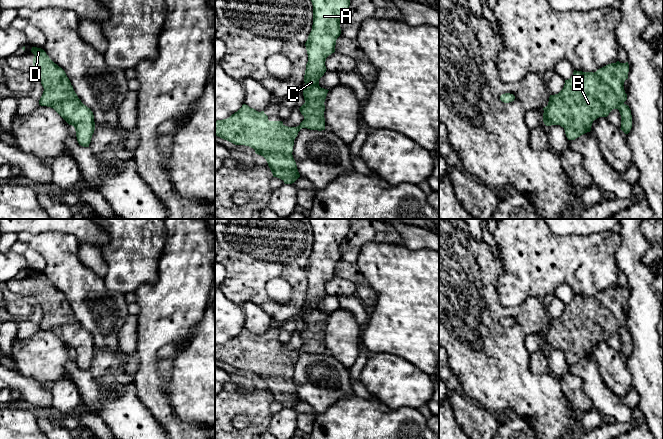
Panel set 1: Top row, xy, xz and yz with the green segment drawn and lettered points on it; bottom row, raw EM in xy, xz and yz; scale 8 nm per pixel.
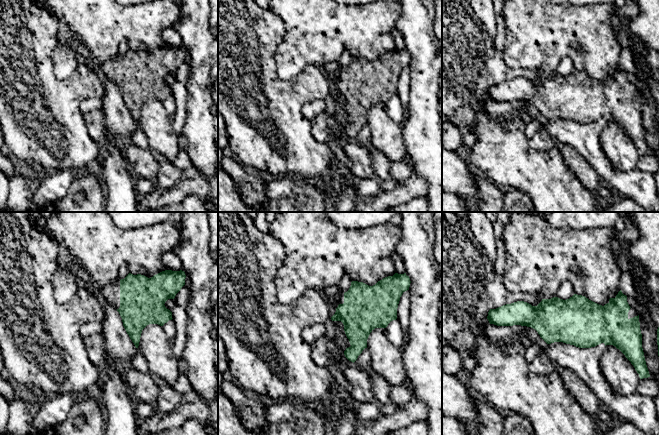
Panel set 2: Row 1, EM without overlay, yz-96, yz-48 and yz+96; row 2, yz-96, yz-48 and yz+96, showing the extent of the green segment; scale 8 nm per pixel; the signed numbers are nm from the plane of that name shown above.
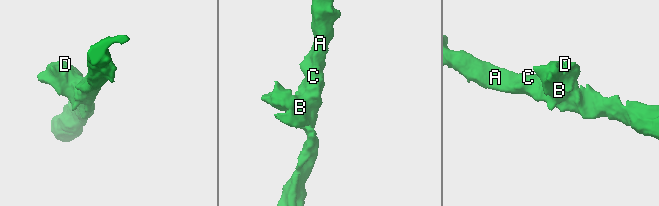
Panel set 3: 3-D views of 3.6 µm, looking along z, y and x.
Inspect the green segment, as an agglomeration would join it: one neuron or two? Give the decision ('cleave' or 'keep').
keep

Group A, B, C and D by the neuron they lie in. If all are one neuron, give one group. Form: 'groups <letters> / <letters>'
groups A B C D

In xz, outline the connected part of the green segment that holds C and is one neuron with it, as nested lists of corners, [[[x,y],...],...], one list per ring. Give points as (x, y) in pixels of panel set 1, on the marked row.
[[[311,0],[313,5],[312,30],[305,43],[308,62],[304,75],[305,87],[303,96],[305,103],[299,108],[304,120],[297,127],[288,127],[282,121],[269,121],[264,111],[258,112],[248,105],[242,107],[229,118],[215,121],[215,135],[235,145],[253,148],[255,153],[263,156],[273,174],[285,184],[294,183],[300,174],[293,158],[294,140],[302,128],[325,130],[325,99],[329,90],[319,86],[319,79],[326,72],[326,58],[335,52],[336,40],[341,34],[340,22],[350,6],[350,0]]]

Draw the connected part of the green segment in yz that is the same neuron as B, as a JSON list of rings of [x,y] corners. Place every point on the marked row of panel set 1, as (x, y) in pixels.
[[[616,63],[608,64],[596,72],[582,72],[574,70],[570,79],[565,80],[563,89],[555,95],[550,95],[549,102],[546,107],[543,108],[543,122],[546,126],[560,125],[564,128],[566,137],[568,140],[575,140],[581,135],[590,132],[591,126],[594,120],[599,117],[607,117],[613,109],[618,109],[621,115],[621,130],[628,134],[632,128],[632,115],[628,105],[624,102],[627,100],[627,94],[624,90],[624,82],[628,79],[629,64]]]

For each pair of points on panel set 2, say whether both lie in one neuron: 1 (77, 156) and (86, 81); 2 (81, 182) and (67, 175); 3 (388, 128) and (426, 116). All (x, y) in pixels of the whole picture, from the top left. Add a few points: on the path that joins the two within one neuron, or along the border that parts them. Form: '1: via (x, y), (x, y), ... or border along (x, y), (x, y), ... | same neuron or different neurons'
1: via (72, 137), (72, 100) | same neuron
2: border along (75, 173), (68, 191), (59, 198) | different neurons
3: border along (402, 129), (402, 137), (407, 152) | different neurons

